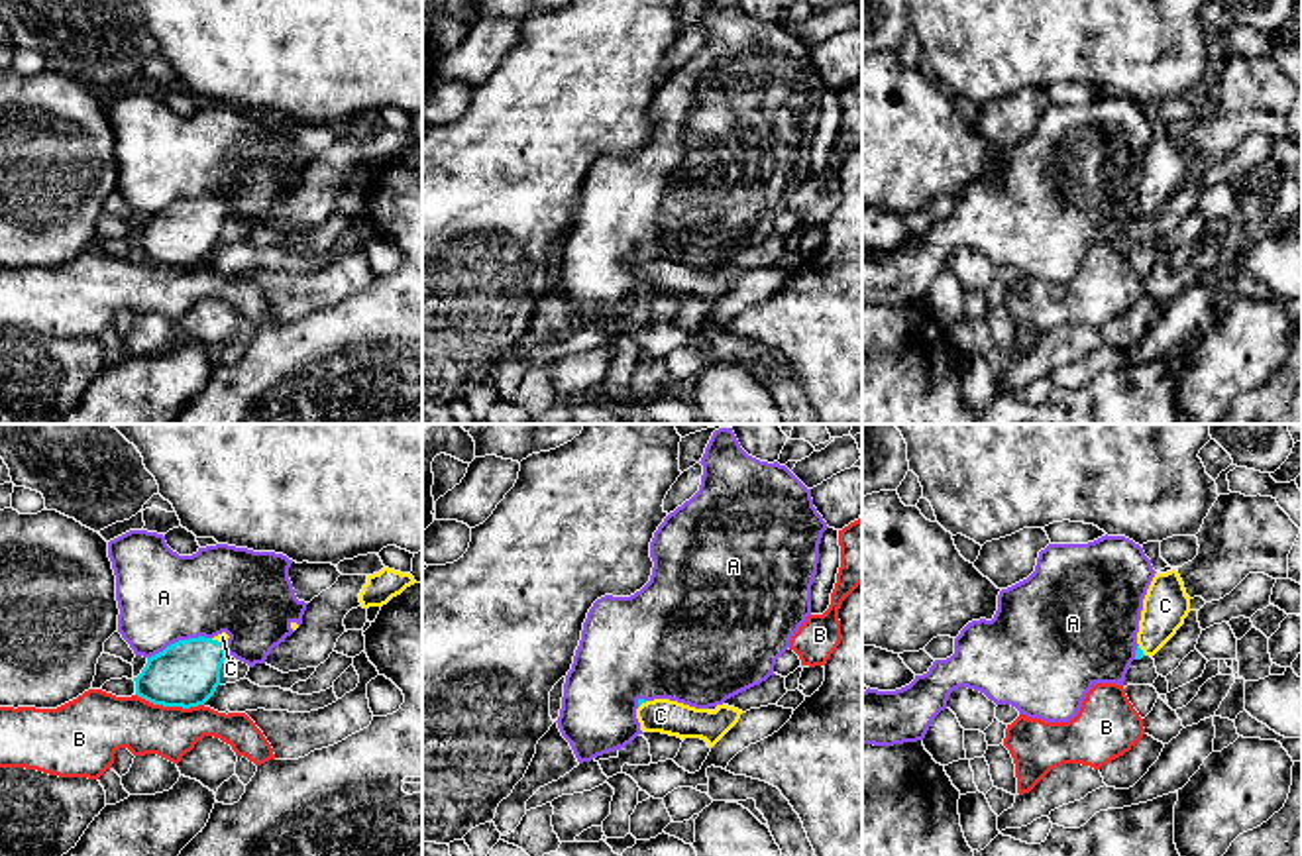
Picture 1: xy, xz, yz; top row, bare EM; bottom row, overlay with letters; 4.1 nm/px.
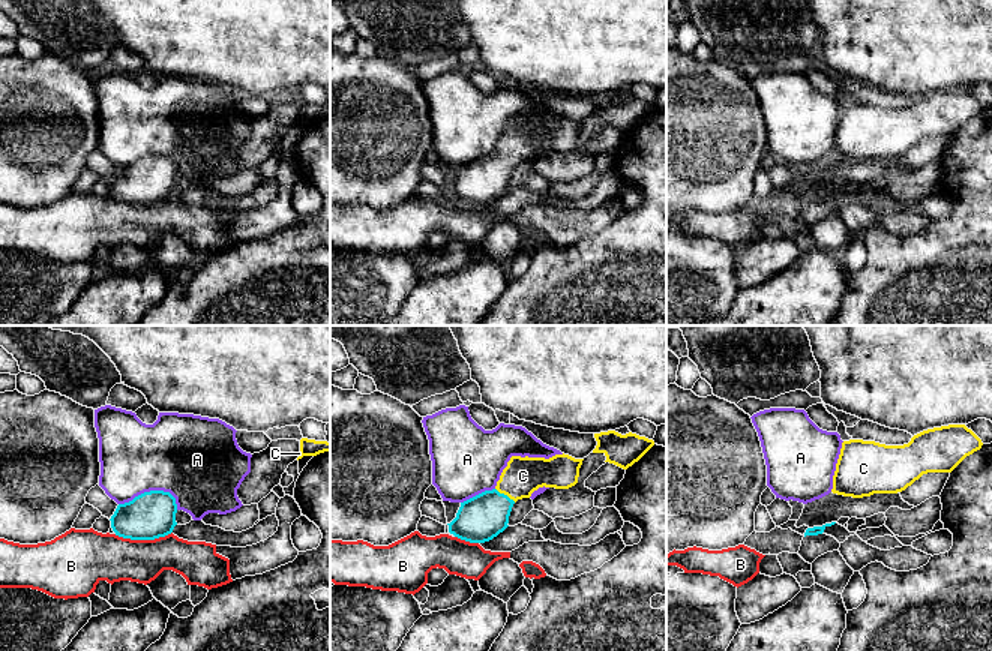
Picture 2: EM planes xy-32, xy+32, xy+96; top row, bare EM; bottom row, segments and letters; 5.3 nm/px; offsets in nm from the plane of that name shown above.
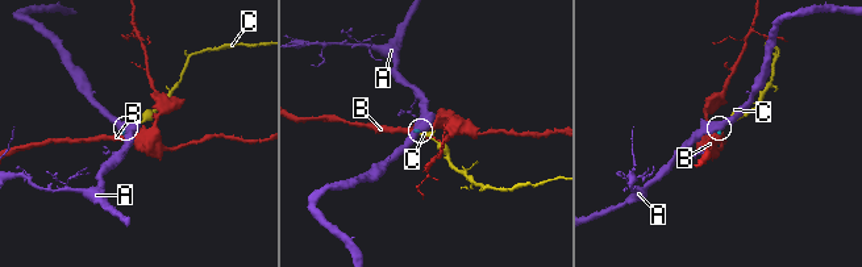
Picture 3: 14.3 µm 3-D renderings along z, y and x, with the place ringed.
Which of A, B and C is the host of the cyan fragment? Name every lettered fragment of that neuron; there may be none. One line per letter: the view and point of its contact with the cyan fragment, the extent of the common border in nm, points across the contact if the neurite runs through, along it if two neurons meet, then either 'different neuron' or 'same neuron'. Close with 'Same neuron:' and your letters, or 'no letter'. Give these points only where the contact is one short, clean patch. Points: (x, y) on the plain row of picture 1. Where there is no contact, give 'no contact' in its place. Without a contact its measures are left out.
A: xy (179, 201) | 280 nm | along xy (211, 197), (179, 199), (148, 218) | different neuron
B: xy (169, 266) | 280 nm | along xy (136, 254), (163, 266), (203, 266) | different neuron
C: xy (216, 201) | 60 nm | across xy (185, 234), (216, 201), (222, 197) | same neuron
Same neuron: C

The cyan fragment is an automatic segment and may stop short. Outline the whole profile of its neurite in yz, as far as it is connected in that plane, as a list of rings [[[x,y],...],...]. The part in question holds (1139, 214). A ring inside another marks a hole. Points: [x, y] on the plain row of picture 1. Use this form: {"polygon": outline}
{"polygon": [[[1178,132],[1155,134],[1143,159],[1135,220],[1153,218],[1184,185],[1188,173],[1190,157]]]}

